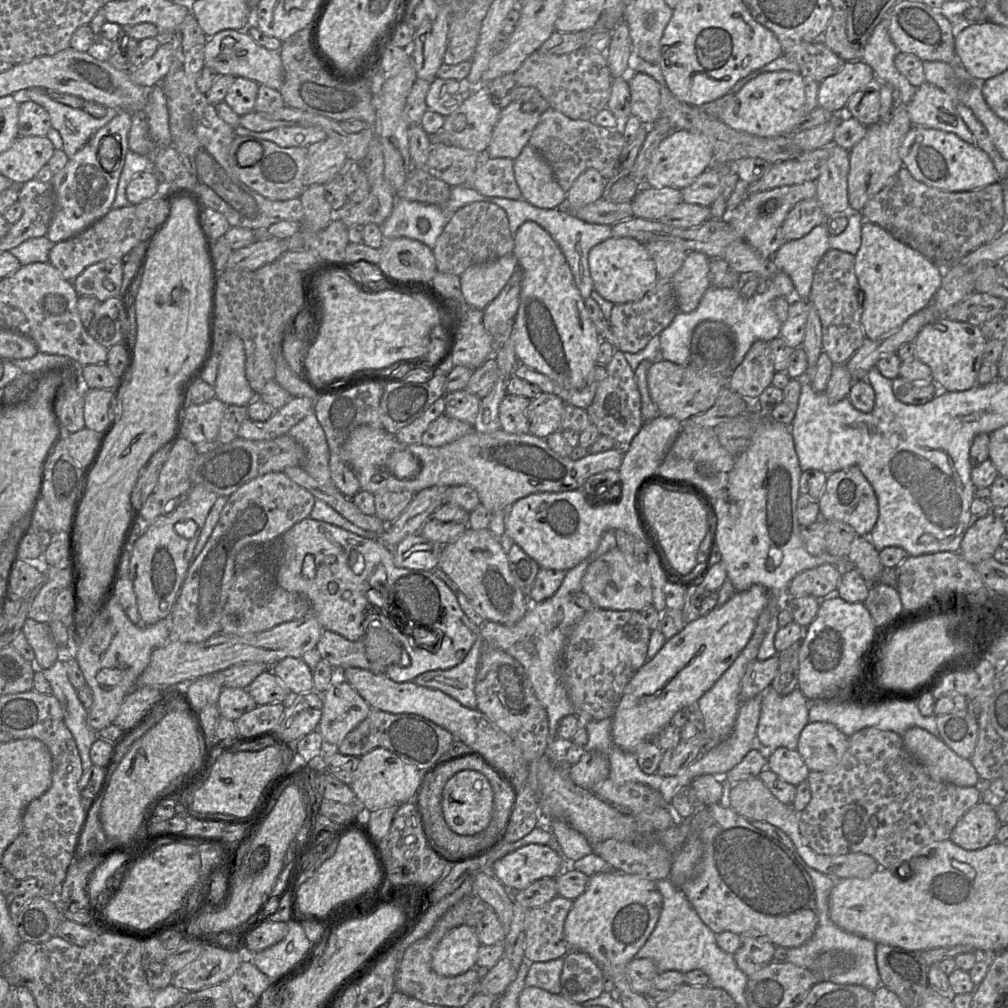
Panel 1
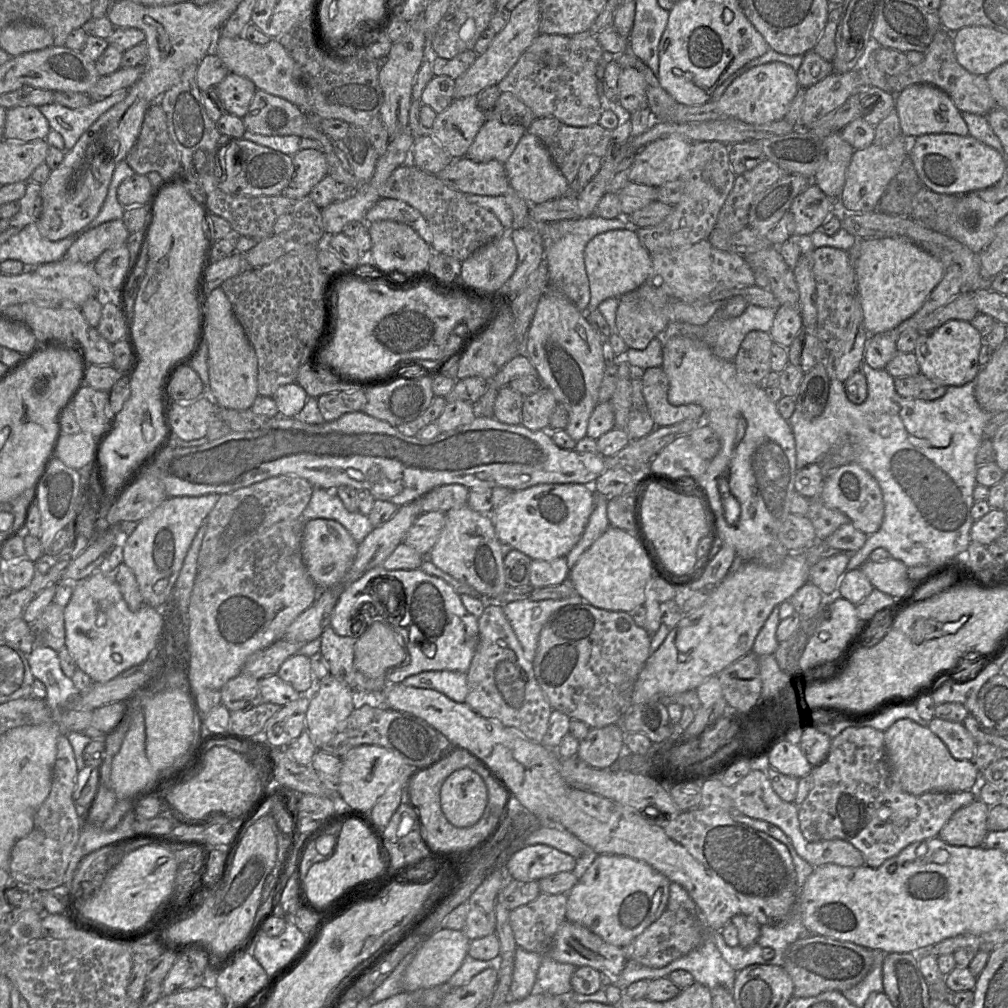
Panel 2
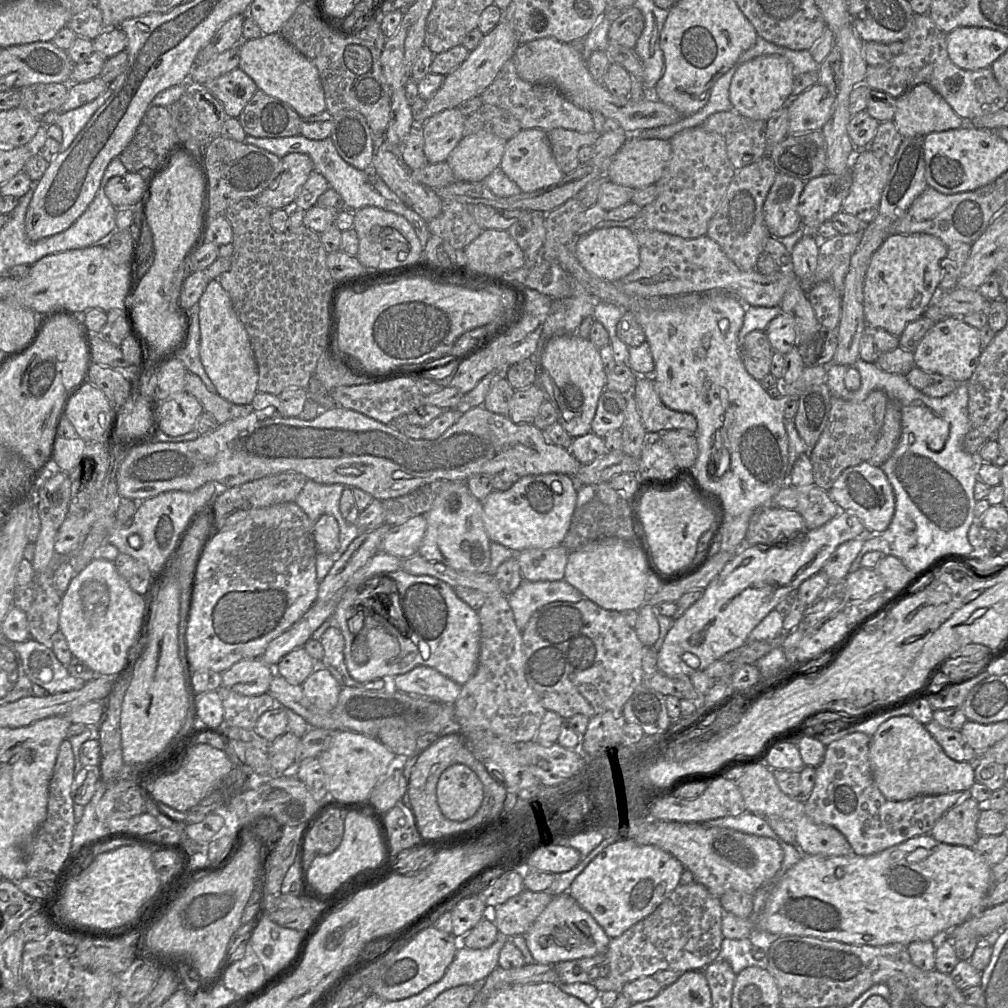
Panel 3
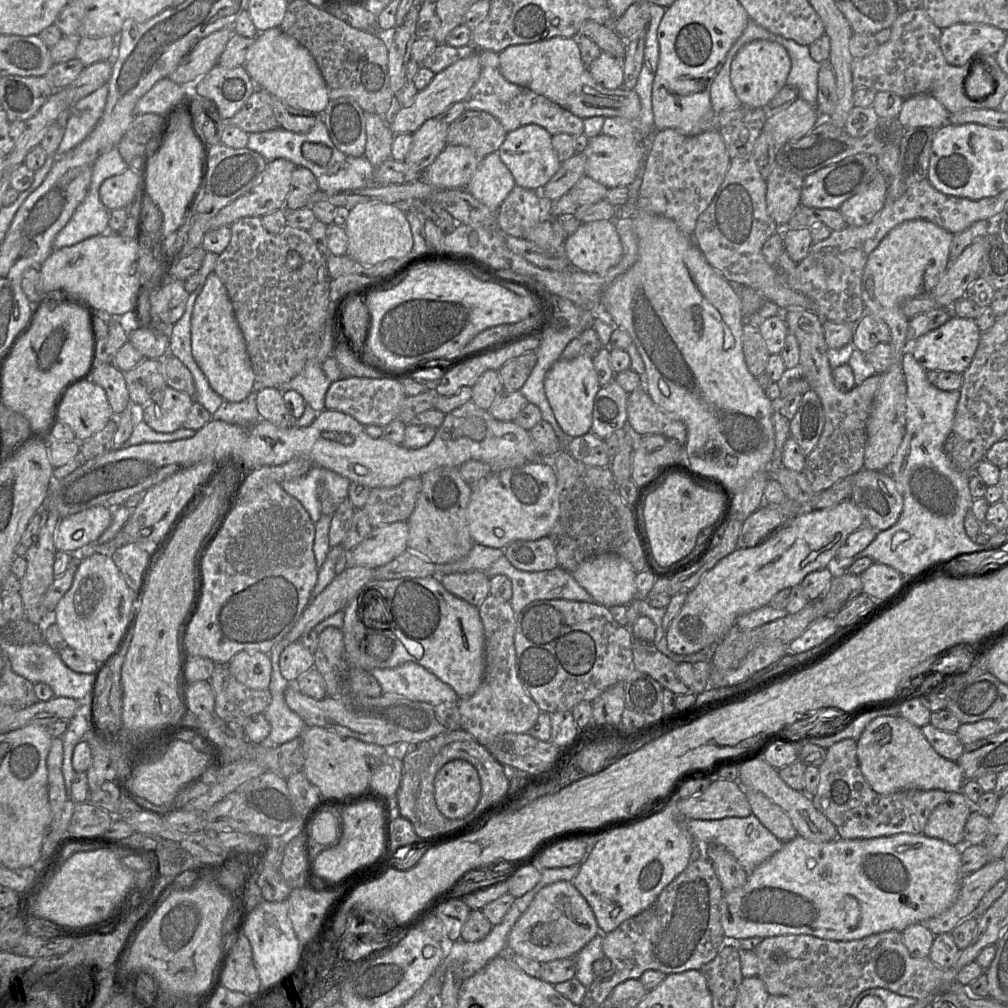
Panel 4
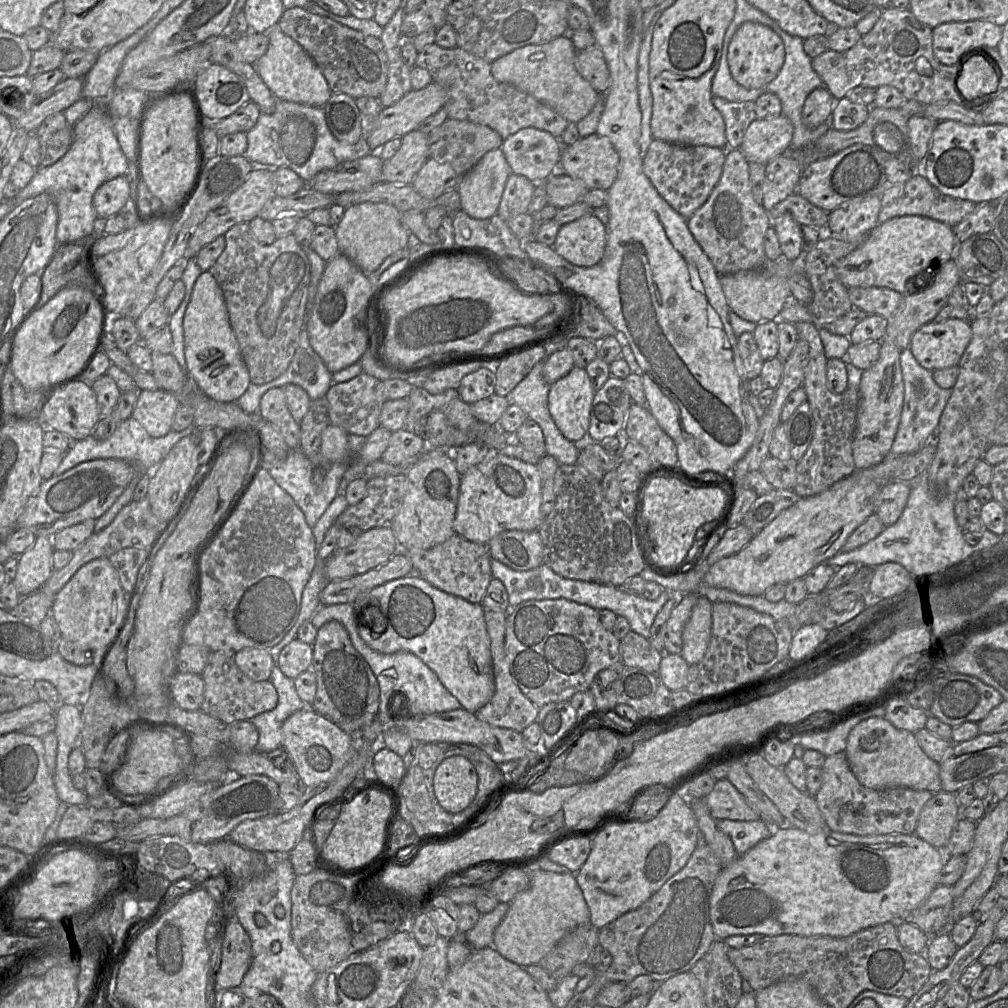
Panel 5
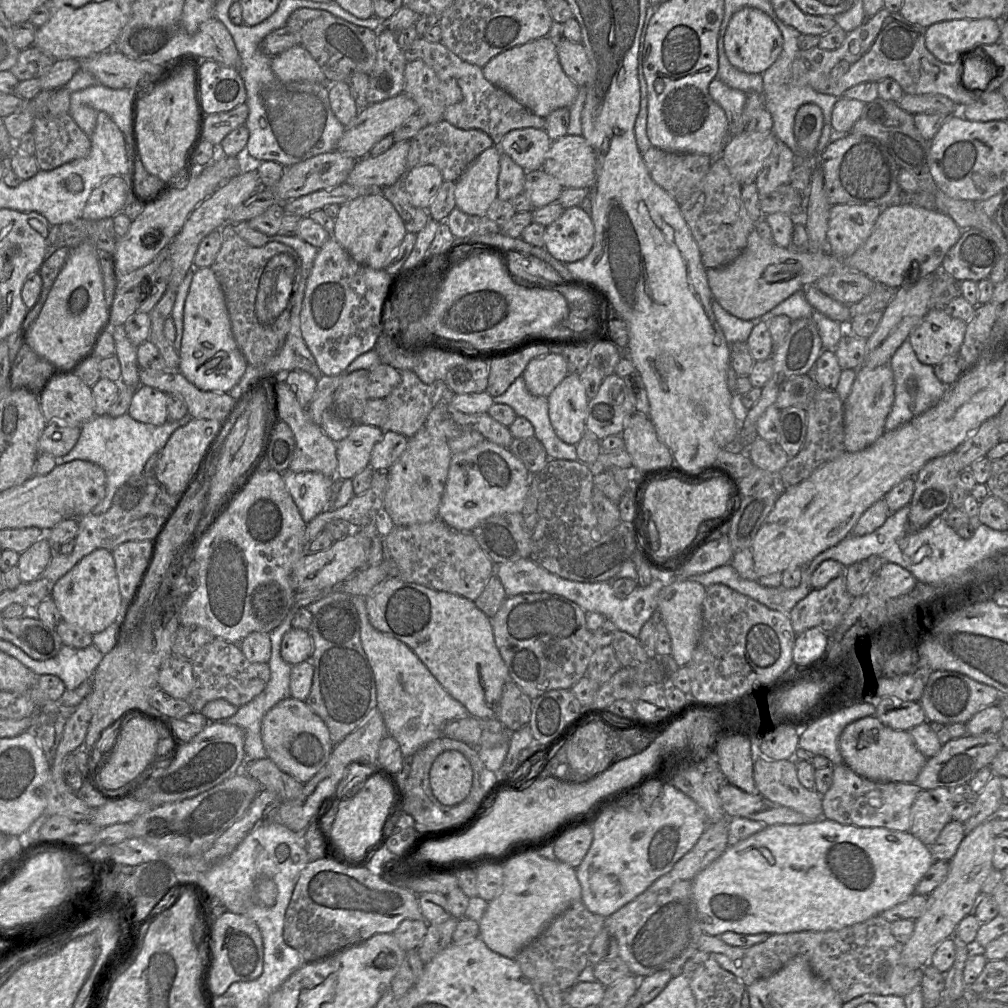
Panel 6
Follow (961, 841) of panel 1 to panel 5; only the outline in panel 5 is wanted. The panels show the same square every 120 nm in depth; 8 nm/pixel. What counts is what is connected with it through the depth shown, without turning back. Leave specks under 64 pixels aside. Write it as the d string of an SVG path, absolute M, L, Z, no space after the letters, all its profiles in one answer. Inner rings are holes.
M934 793L920 812L915 835L937 849L945 849L961 811L955 793Z

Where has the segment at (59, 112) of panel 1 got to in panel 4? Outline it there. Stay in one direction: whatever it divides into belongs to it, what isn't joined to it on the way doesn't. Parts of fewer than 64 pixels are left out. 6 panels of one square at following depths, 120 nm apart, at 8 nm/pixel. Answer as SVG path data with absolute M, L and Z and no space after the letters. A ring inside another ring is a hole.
M105 84L69 108L70 117L57 156L68 153L90 135L103 114L108 93Z

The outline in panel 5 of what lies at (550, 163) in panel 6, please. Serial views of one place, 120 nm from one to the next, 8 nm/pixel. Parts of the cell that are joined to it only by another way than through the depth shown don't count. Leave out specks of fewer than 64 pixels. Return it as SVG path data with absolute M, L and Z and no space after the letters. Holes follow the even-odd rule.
M593 133L572 145L562 146L558 170L582 180L589 189L608 190L618 175L619 155L609 138Z

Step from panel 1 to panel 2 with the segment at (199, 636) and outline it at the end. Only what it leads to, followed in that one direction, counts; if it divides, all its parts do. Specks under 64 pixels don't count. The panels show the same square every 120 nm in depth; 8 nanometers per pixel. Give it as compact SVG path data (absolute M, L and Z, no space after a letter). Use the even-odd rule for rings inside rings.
M278 475L221 494L206 517L206 533L197 560L198 573L212 573L226 558L273 524L300 518L313 493L313 485L295 475Z

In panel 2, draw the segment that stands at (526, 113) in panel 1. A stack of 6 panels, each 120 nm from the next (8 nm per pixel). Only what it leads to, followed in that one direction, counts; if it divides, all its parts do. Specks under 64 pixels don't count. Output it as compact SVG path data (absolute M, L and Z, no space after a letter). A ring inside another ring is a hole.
M487 119L465 157L475 162L497 160L504 164L526 132L521 124L504 124L497 119Z

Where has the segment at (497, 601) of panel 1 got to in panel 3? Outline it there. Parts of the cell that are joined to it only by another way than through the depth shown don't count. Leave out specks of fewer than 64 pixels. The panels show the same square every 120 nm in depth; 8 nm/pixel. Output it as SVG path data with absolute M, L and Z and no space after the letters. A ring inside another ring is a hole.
M449 481L434 500L432 508L423 515L427 527L417 554L457 571L488 573L491 540L484 526L482 502L472 495L465 482Z

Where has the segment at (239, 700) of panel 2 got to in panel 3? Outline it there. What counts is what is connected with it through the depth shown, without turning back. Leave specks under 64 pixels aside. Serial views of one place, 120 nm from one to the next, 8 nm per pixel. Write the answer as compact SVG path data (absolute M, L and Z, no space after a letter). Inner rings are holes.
M245 659L222 673L221 685L243 696L260 696L269 690L274 667L261 659Z

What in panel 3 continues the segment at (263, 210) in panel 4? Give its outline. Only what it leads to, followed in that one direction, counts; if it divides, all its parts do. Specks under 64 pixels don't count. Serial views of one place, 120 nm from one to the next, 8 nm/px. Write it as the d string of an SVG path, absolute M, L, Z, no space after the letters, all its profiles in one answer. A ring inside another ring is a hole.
M302 153L288 154L281 158L281 162L282 162L281 171L276 181L269 188L262 191L256 197L246 197L246 198L254 198L258 204L268 208L271 211L282 210L295 200L295 197L299 189L307 181L310 173L314 170L313 162L308 155Z

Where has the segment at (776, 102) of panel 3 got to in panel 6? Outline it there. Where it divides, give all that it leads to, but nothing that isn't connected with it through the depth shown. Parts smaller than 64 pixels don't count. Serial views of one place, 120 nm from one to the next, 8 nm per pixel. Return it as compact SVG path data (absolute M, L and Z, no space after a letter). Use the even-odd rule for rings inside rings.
M743 7L736 11L724 35L724 48L729 62L749 74L764 73L777 60L782 46L783 37L775 22L768 14L753 7Z

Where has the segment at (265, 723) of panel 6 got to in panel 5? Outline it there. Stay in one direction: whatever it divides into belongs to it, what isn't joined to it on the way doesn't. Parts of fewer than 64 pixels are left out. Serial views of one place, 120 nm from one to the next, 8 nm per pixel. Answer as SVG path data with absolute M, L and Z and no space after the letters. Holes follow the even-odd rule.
M310 707L296 711L282 726L282 748L290 756L304 787L316 787L331 781L351 757L353 736Z

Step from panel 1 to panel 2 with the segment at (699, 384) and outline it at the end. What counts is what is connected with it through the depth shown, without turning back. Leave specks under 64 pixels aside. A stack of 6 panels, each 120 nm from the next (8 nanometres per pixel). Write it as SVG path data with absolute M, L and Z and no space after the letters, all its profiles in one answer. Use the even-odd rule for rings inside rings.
M662 367L648 368L640 373L642 394L656 427L666 427L704 414L698 404L673 406L668 402L669 380Z

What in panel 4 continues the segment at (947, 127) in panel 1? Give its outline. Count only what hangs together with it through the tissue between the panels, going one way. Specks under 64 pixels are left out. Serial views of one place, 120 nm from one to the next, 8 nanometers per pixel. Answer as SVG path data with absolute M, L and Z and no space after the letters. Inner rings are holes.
M917 94L904 99L897 115L904 129L931 127L938 129L949 123L950 112L932 95Z

